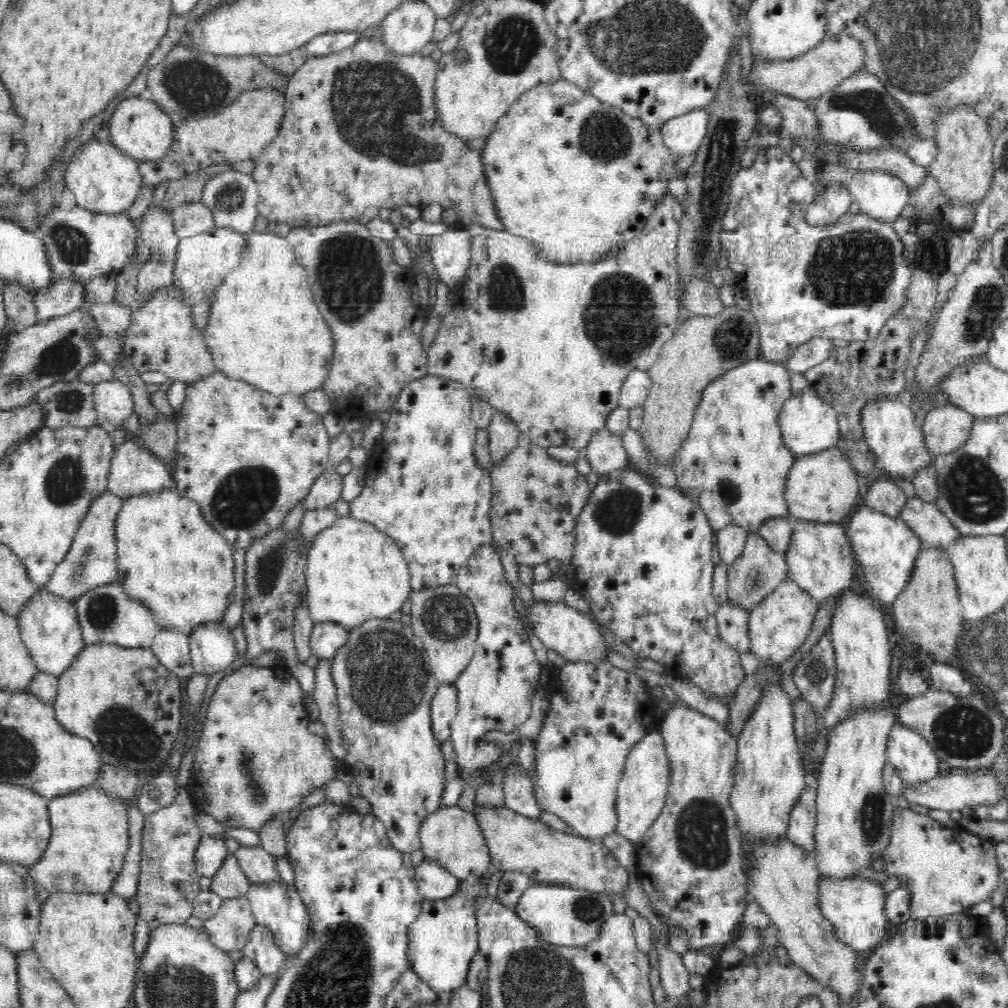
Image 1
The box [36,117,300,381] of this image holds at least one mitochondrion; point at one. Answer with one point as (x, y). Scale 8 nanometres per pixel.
(72, 243)

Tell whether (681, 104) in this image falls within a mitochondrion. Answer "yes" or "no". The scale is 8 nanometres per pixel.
no

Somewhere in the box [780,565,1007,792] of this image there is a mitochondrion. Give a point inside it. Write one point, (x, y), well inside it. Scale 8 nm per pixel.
(964, 732)

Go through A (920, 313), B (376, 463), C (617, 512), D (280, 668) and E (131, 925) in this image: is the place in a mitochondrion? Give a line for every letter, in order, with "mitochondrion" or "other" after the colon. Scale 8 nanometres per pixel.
A: other
B: other
C: mitochondrion
D: other
E: other

